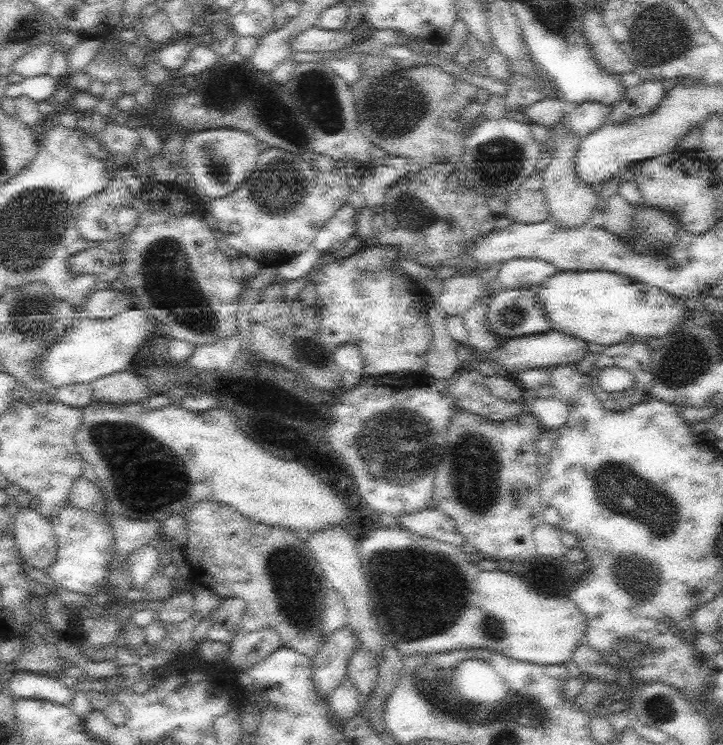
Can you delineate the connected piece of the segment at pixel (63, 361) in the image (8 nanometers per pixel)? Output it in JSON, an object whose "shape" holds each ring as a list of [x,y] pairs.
{"shape":[[[139,308],[127,310],[103,322],[89,320],[87,316],[79,314],[79,318],[75,318],[75,322],[63,332],[63,336],[55,344],[51,344],[41,356],[33,360],[31,368],[43,384],[51,386],[53,392],[59,386],[91,384],[93,380],[101,380],[103,376],[125,372],[129,368],[133,354],[137,354],[145,338],[151,336],[155,324],[157,320]]]}

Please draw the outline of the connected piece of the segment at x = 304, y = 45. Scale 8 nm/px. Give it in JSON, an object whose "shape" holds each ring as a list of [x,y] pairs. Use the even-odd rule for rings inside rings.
{"shape":[[[311,26],[299,34],[293,36],[289,42],[289,54],[295,52],[331,52],[339,50],[347,44],[351,44],[355,38],[353,32],[343,32],[343,30],[323,30],[319,26]]]}

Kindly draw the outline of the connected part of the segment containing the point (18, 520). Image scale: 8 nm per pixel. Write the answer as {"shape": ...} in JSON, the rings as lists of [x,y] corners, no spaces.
{"shape":[[[39,506],[21,508],[11,520],[11,534],[19,546],[21,560],[37,570],[49,568],[57,554],[57,536],[51,520],[45,520]]]}

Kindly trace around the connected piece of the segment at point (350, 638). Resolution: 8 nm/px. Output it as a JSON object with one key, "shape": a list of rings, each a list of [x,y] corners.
{"shape":[[[347,624],[323,642],[323,648],[311,658],[313,686],[319,694],[317,700],[327,702],[333,690],[347,678],[347,662],[357,648],[359,642]]]}

